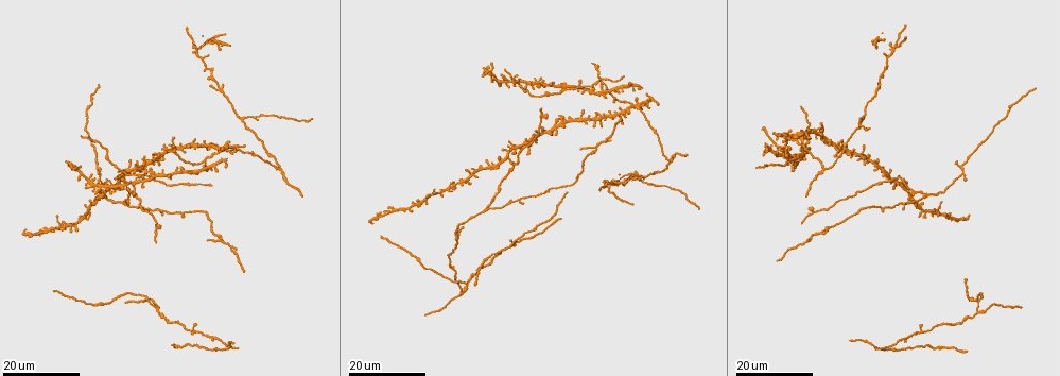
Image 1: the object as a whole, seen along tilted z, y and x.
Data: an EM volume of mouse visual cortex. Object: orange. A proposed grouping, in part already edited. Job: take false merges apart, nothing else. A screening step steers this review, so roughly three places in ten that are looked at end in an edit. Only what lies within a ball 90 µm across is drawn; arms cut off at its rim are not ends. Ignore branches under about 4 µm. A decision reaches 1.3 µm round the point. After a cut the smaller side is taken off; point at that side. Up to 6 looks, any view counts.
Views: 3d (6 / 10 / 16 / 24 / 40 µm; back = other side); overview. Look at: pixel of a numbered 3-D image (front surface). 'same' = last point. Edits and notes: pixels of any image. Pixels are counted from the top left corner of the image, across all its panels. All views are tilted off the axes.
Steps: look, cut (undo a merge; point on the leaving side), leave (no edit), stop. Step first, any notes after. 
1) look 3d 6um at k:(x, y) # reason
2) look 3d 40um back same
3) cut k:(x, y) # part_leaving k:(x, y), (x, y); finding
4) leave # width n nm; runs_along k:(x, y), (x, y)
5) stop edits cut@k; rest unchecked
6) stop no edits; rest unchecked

look 3d 16um at 1:(670, 165)

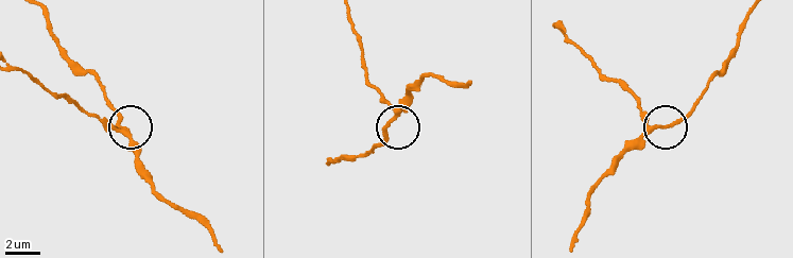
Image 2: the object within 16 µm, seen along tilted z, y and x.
look 3d 6um at 2:(125, 130)

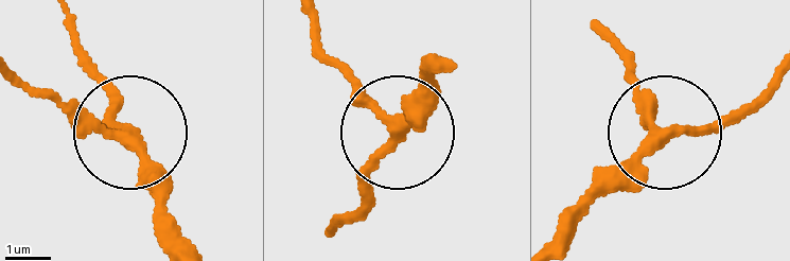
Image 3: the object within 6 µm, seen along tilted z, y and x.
leave # width 220 nm; runs_along 3:(14, 70), (130, 137), (182, 232); one neuron here

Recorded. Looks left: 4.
look 3d 24um at 1:(240, 116) # three arms meet

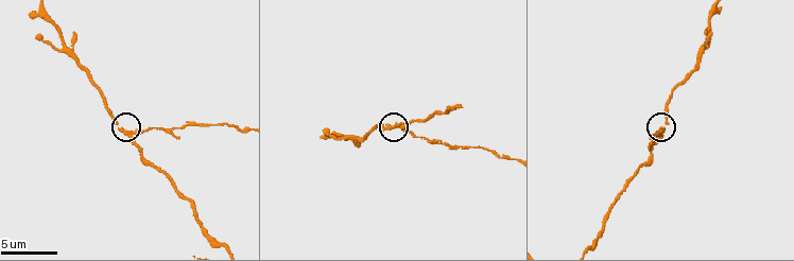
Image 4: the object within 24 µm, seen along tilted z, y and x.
look 3d 10um at 4:(134, 133)

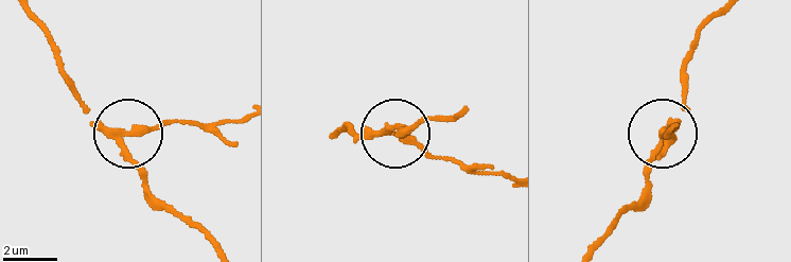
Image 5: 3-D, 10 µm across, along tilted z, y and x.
cut 5:(154, 127) # part_leaving 5:(113, 126), (242, 119); two neurons meet here

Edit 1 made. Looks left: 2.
stop edits cut@5; rest unchecked

